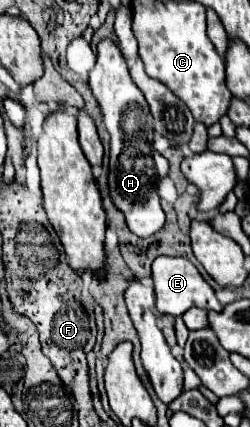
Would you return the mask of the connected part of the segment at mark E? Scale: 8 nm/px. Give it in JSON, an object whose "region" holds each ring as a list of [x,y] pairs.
{"region":[[[166,255],[156,257],[152,263],[152,281],[156,291],[156,307],[164,315],[182,315],[188,307],[222,311],[222,305],[218,303],[214,289],[206,283],[200,271],[184,257],[166,257]]]}

